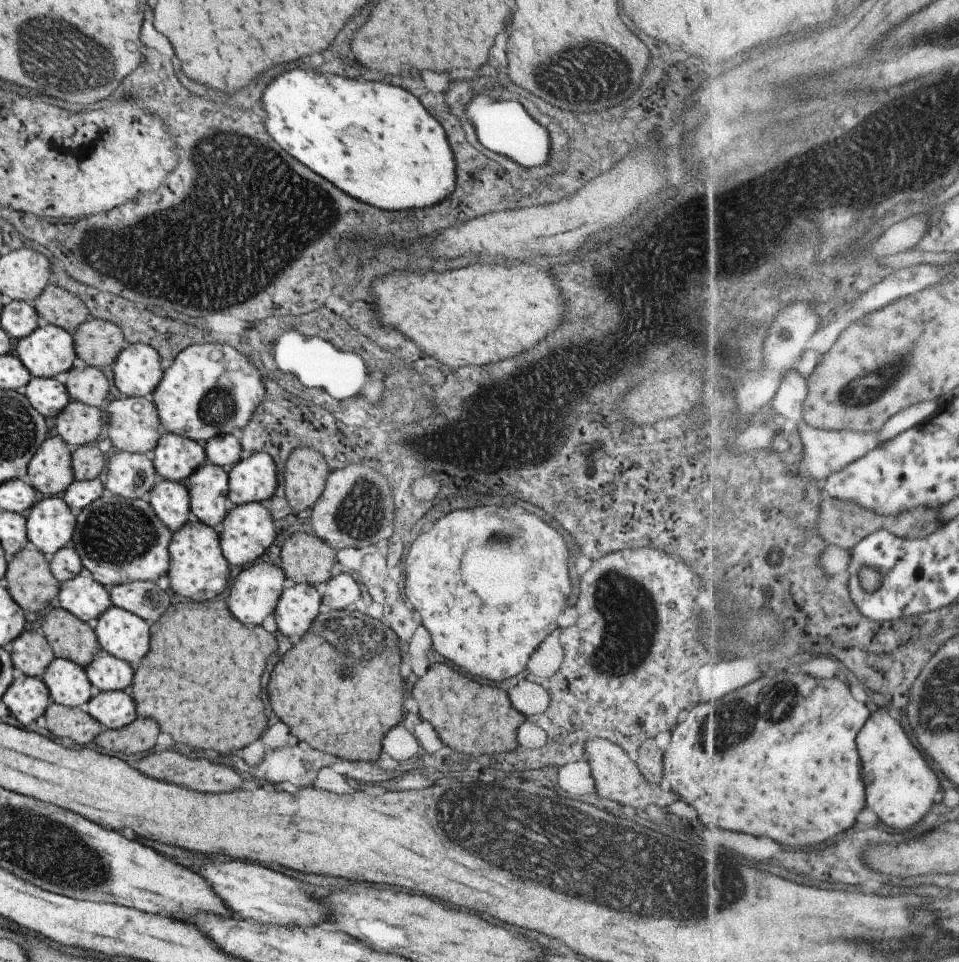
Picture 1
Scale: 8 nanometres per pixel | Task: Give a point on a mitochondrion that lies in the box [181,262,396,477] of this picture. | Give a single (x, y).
(219, 406)

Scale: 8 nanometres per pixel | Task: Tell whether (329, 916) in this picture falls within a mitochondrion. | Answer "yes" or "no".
no

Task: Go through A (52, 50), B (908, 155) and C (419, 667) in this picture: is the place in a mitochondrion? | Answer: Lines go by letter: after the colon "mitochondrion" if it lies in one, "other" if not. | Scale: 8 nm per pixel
A: mitochondrion
B: mitochondrion
C: other

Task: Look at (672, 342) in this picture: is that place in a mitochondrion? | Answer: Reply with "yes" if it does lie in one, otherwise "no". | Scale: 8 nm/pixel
no

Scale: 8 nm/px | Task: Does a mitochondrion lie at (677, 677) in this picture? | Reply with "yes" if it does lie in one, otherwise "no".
no

